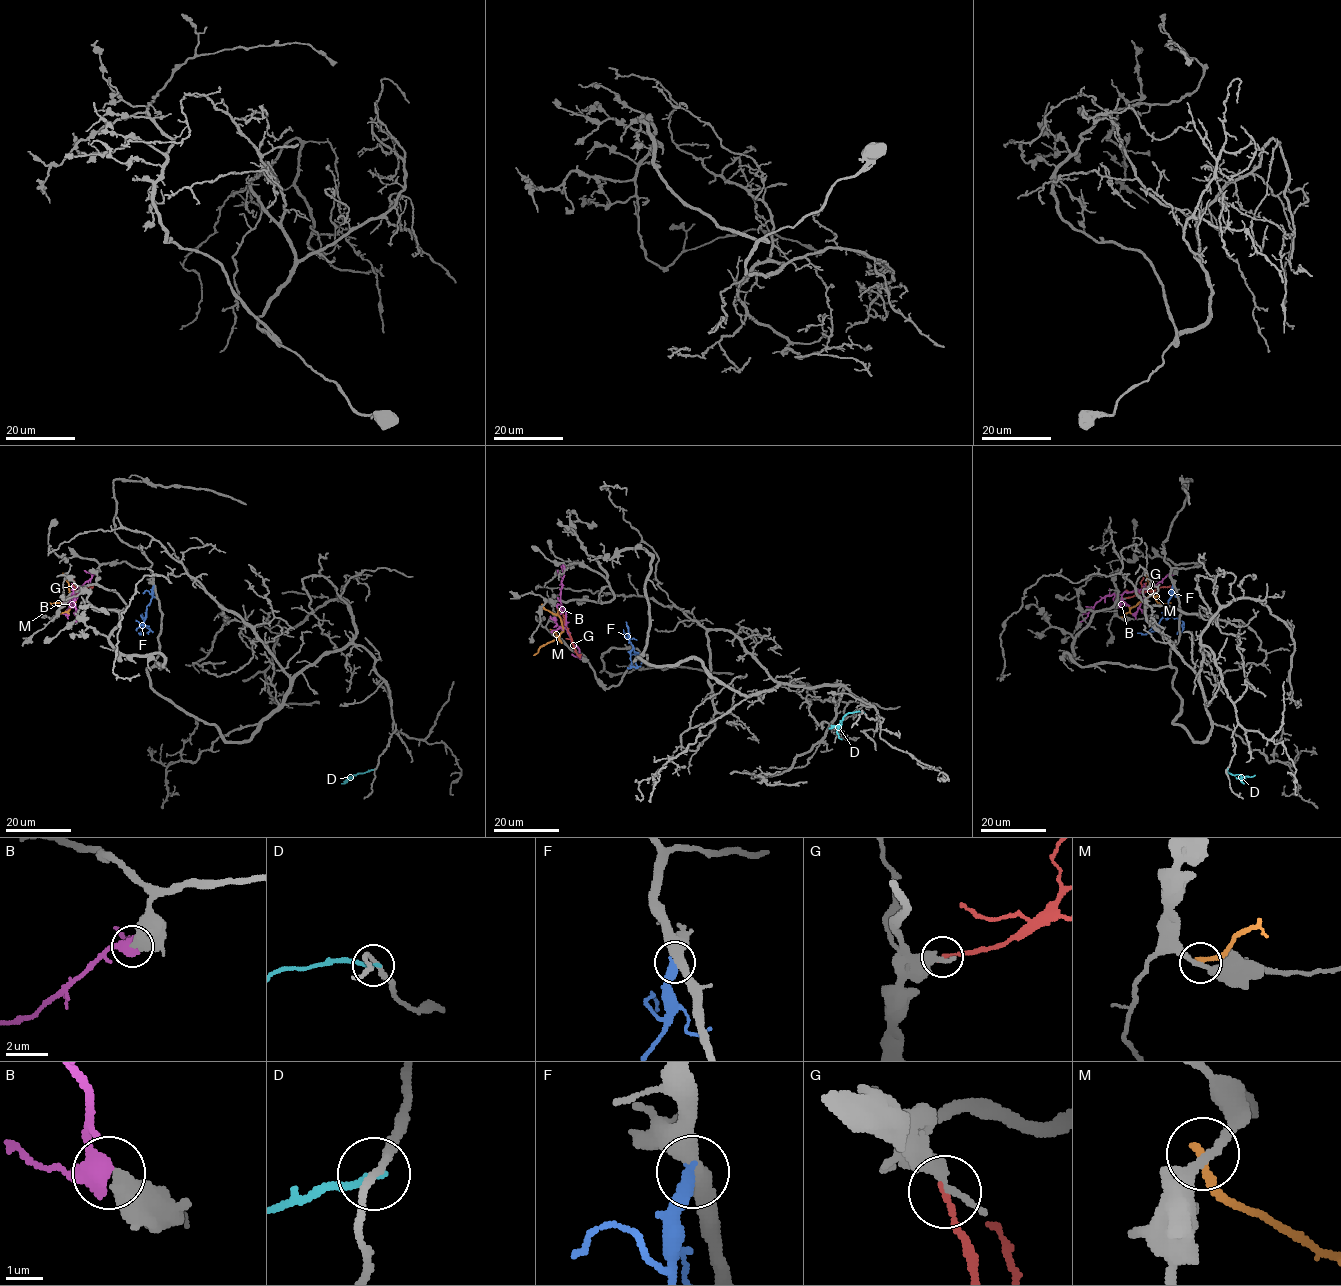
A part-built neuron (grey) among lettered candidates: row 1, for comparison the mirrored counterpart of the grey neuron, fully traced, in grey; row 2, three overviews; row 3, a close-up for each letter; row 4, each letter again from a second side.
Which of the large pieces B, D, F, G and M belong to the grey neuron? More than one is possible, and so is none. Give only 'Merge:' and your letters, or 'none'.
Merge: none

